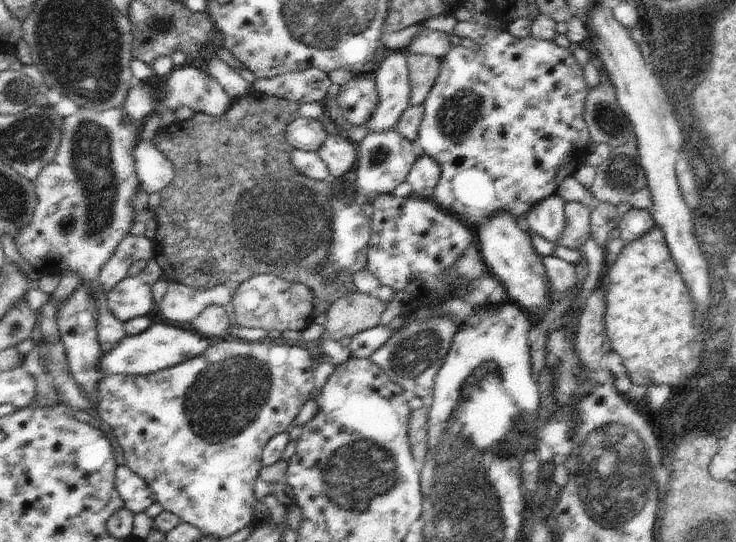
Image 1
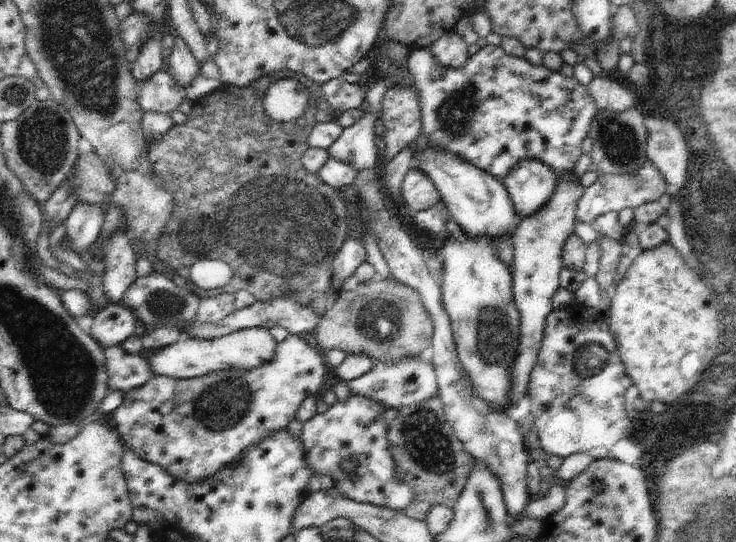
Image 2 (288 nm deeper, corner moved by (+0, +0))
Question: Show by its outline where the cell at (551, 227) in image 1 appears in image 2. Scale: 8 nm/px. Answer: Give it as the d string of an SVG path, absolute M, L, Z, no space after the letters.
M525 160L517 168L513 168L501 182L507 188L517 216L525 220L527 216L537 214L539 208L545 208L545 204L549 204L559 176L539 160Z

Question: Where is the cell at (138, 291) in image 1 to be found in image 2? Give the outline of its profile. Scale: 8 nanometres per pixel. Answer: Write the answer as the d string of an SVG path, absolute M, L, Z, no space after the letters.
M121 302L109 304L101 308L91 320L91 338L101 348L121 346L137 326L137 318L133 310L125 308Z

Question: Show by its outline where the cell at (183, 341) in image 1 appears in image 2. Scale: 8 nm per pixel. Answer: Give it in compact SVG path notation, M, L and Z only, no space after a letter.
M247 328L231 332L223 338L213 340L199 340L199 338L179 338L171 346L155 350L147 364L155 376L167 376L175 380L189 380L201 378L209 372L223 372L223 370L253 370L271 360L277 342L271 338L269 330L265 328Z

